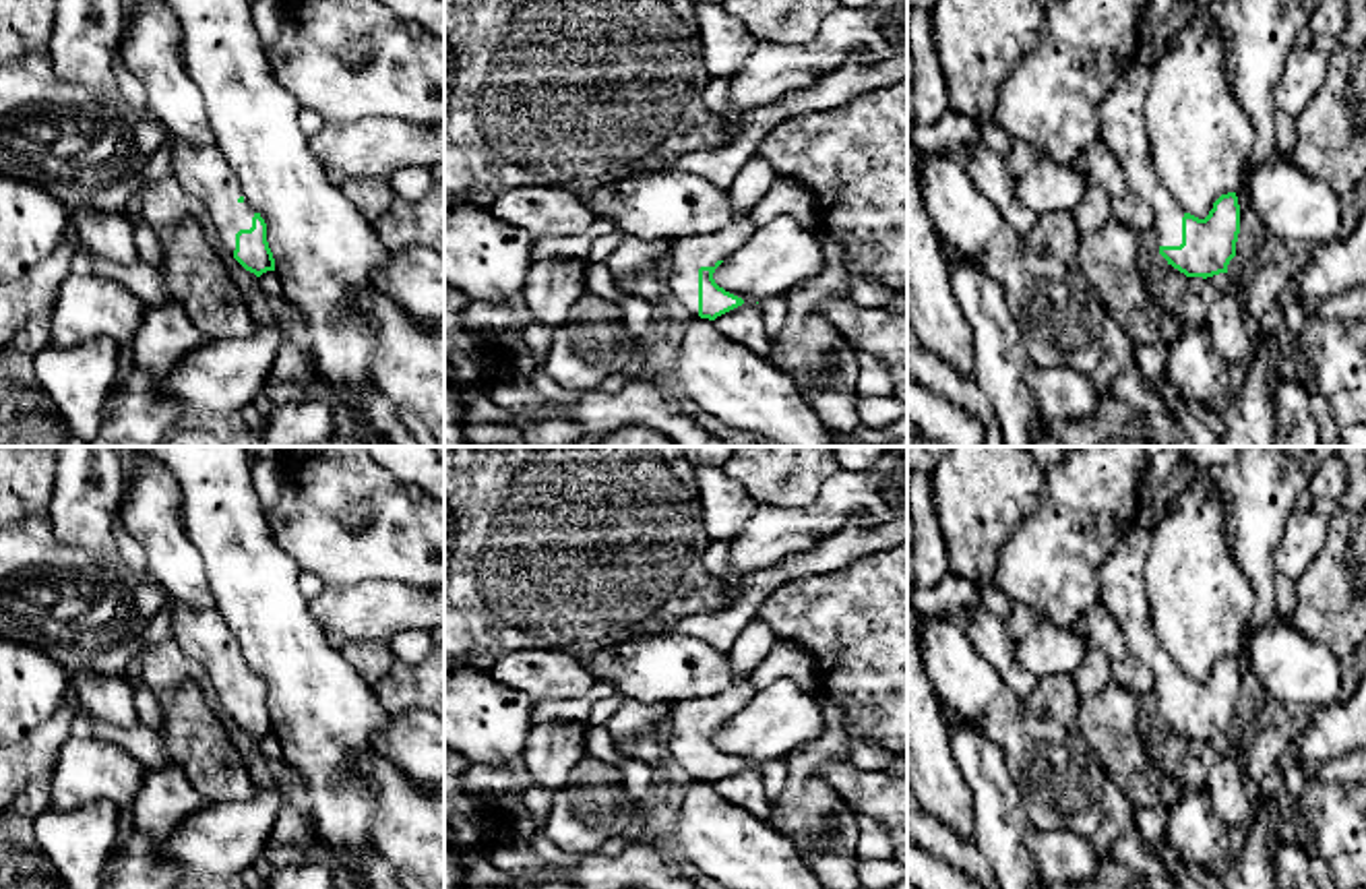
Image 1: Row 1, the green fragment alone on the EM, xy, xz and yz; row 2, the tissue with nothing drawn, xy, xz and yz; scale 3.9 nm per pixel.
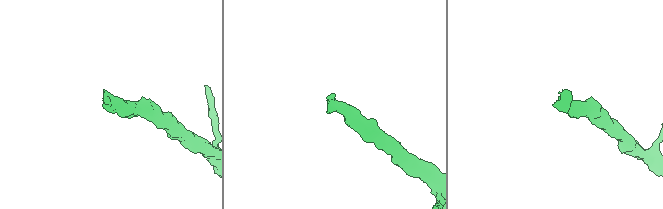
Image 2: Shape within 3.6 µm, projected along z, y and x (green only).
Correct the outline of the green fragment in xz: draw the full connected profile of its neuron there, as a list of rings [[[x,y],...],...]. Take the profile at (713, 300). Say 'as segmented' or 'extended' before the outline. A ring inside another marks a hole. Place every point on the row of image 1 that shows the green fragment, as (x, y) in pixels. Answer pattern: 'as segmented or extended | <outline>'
extended | [[[738,217],[709,234],[668,240],[674,263],[668,289],[692,318],[715,320],[744,304],[742,298],[719,287],[713,273],[754,229],[750,217]]]

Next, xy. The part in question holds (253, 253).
extended | [[[178,141],[172,151],[172,176],[203,203],[221,242],[246,271],[256,277],[275,271],[267,223],[244,201],[242,184],[217,145],[194,147]]]

